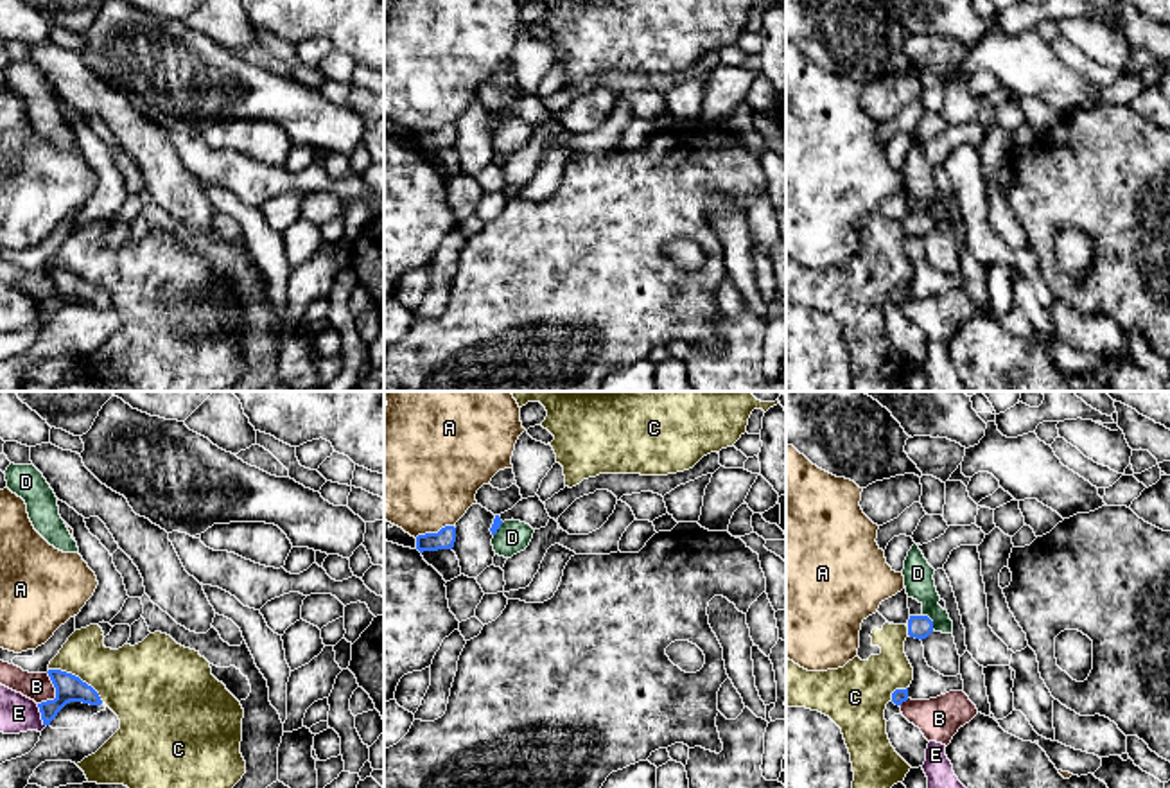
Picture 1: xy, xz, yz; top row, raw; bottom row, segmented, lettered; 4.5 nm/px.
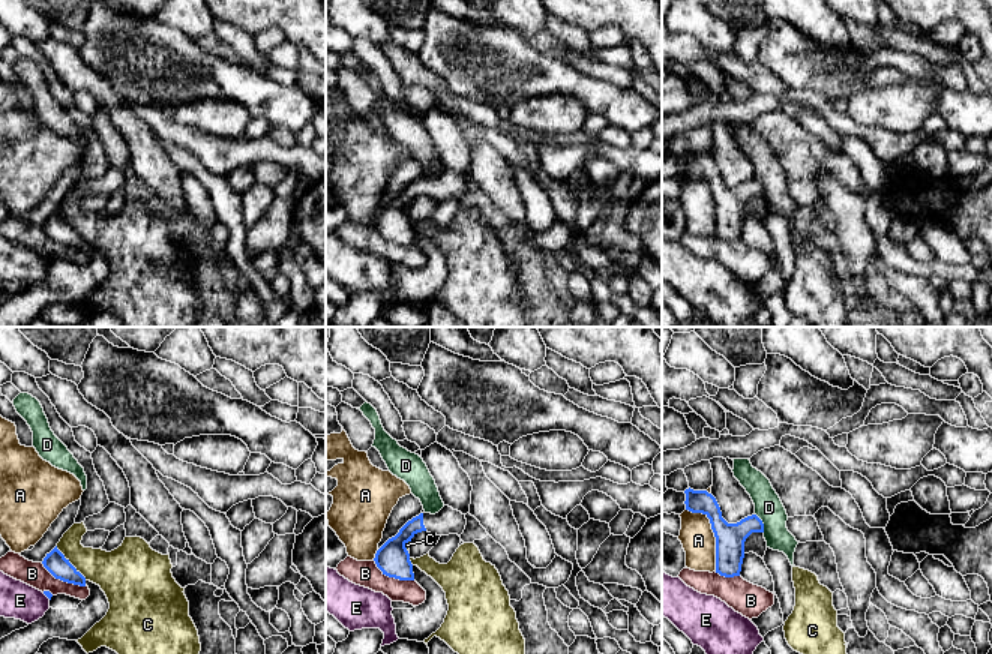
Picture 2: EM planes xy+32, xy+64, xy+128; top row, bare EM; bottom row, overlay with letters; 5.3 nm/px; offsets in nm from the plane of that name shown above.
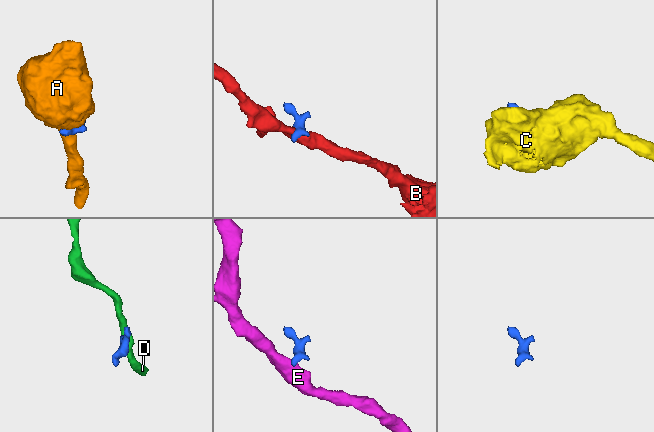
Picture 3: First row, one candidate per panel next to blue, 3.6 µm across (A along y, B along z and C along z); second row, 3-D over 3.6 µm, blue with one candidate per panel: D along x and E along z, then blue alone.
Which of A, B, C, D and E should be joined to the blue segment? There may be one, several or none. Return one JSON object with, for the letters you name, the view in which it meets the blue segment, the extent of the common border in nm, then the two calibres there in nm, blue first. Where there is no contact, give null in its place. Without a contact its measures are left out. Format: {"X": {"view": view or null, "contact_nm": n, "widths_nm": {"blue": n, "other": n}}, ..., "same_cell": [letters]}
{"same_cell": []}

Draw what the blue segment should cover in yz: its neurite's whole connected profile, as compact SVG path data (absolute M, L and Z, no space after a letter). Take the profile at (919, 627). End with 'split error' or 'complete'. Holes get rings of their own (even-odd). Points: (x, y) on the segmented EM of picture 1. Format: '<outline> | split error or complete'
M910 616L908 635L926 639L933 632L933 621L928 616Z | complete

